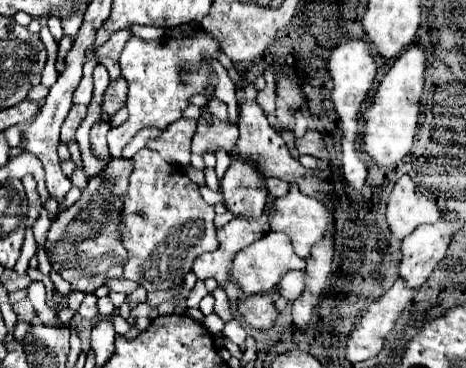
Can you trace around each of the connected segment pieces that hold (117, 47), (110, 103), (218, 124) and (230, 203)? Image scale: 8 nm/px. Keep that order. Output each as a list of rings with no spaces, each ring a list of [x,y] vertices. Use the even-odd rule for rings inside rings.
[[[129,29],[117,31],[117,33],[111,35],[111,39],[97,51],[97,57],[115,57],[115,59],[119,59],[119,55],[121,55],[125,43],[129,41],[129,37],[131,37],[131,31],[129,31]]]
[[[119,79],[117,83],[113,83],[107,91],[105,91],[105,97],[103,97],[103,121],[109,121],[113,117],[113,113],[125,105],[125,99],[127,99],[127,83],[125,79]]]
[[[201,117],[199,125],[197,125],[197,133],[193,137],[191,151],[195,155],[205,155],[207,151],[217,151],[217,149],[231,151],[237,143],[237,137],[239,137],[237,125],[219,121],[215,117],[213,117],[213,125],[207,125],[205,119]]]
[[[233,159],[221,183],[225,207],[237,217],[259,217],[267,203],[263,181],[251,163]]]

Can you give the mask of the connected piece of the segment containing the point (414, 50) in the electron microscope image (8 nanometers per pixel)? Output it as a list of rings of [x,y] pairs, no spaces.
[[[411,45],[405,53],[401,53],[399,59],[395,59],[391,69],[385,73],[371,99],[371,105],[363,113],[365,131],[361,149],[373,159],[375,167],[379,169],[389,169],[397,165],[411,151],[419,121],[419,99],[425,81],[423,73],[425,73],[425,51],[417,45]]]

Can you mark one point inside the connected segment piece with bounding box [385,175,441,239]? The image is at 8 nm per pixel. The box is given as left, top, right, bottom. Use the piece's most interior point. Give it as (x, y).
(407, 208)

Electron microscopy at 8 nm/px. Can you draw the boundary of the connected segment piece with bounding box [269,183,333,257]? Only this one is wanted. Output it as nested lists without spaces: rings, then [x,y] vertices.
[[[293,183],[289,185],[289,193],[285,197],[279,197],[273,201],[273,213],[269,215],[269,227],[271,231],[283,231],[287,233],[287,237],[293,243],[293,249],[299,257],[309,257],[311,247],[315,245],[317,239],[321,239],[325,235],[325,229],[333,225],[333,217],[327,211],[327,207],[317,201],[315,197],[303,195]]]

